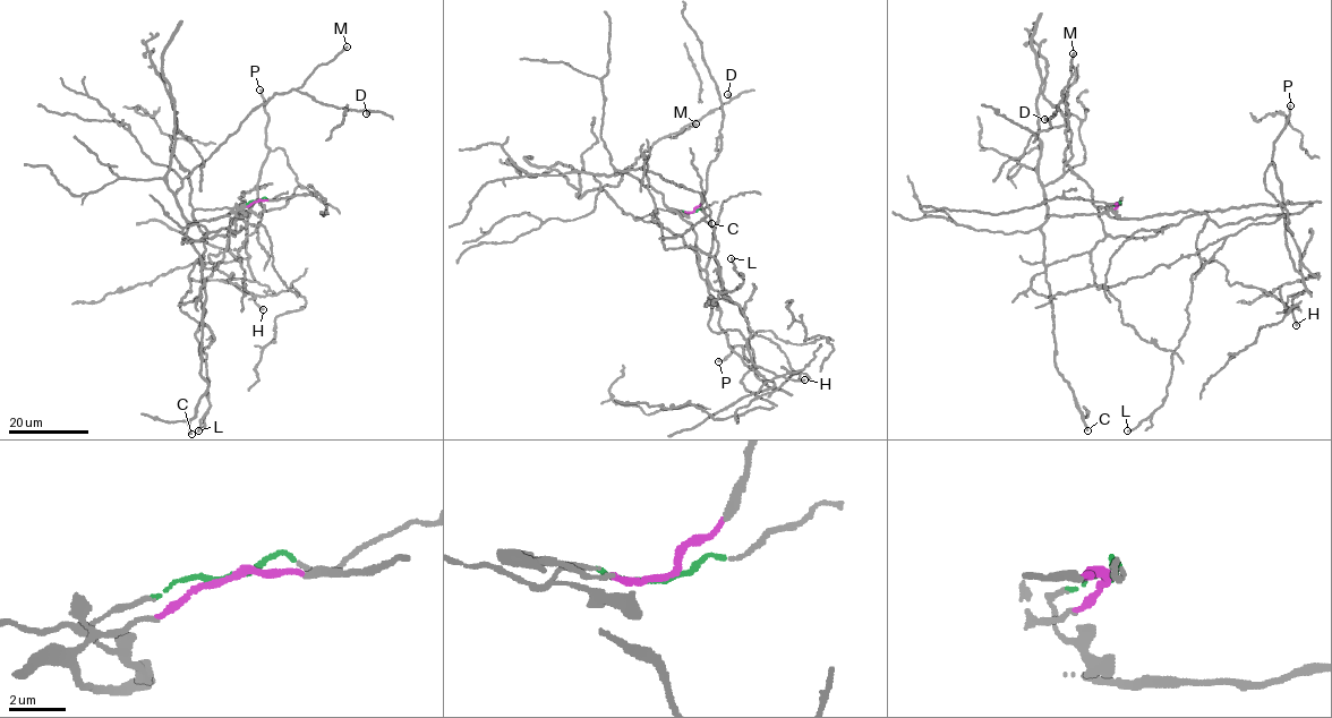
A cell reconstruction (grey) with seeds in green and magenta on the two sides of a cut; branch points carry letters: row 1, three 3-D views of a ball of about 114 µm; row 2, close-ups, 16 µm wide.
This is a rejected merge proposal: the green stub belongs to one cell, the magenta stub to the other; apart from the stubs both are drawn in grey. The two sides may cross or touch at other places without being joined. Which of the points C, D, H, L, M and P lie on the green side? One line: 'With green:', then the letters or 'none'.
With green: H, L, P

